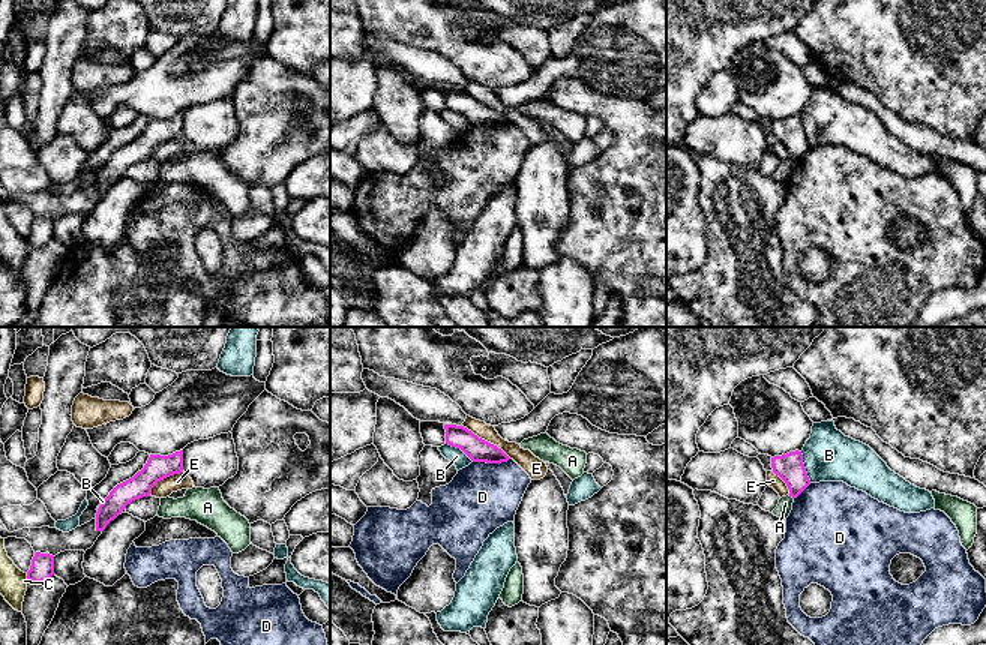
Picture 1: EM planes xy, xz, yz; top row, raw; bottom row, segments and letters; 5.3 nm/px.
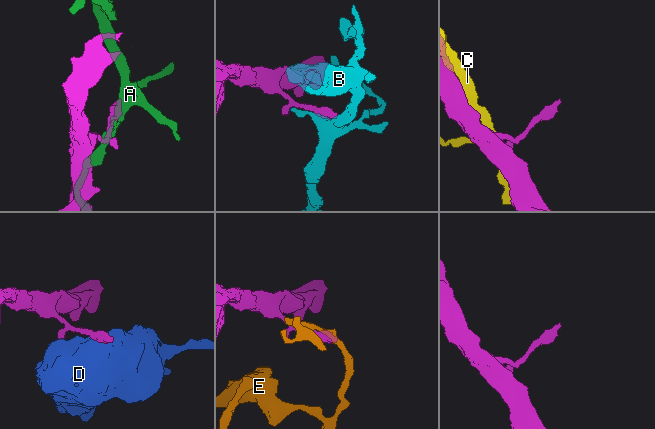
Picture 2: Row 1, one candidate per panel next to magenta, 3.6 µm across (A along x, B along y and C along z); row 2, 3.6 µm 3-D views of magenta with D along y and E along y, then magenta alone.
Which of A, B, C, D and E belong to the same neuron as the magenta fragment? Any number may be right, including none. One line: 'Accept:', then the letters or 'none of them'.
Accept: none of them

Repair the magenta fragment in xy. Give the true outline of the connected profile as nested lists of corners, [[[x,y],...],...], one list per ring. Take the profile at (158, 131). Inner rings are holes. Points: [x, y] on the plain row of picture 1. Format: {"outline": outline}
{"outline": [[[183,114],[168,120],[150,118],[144,132],[132,142],[117,148],[99,170],[96,195],[104,195],[132,165],[150,160],[152,152],[158,146],[180,136],[183,136]]]}

